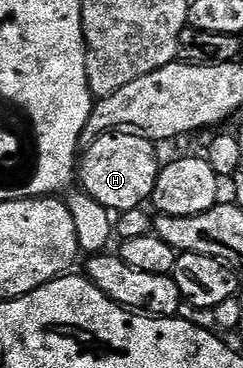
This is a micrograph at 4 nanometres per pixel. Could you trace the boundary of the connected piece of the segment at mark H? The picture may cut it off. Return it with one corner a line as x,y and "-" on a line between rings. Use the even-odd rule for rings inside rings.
133,130
103,134
90,148
84,149
79,160
79,184
81,180
84,195
95,198
95,202
113,214
142,207
153,195
159,171
153,148
156,148
154,141

